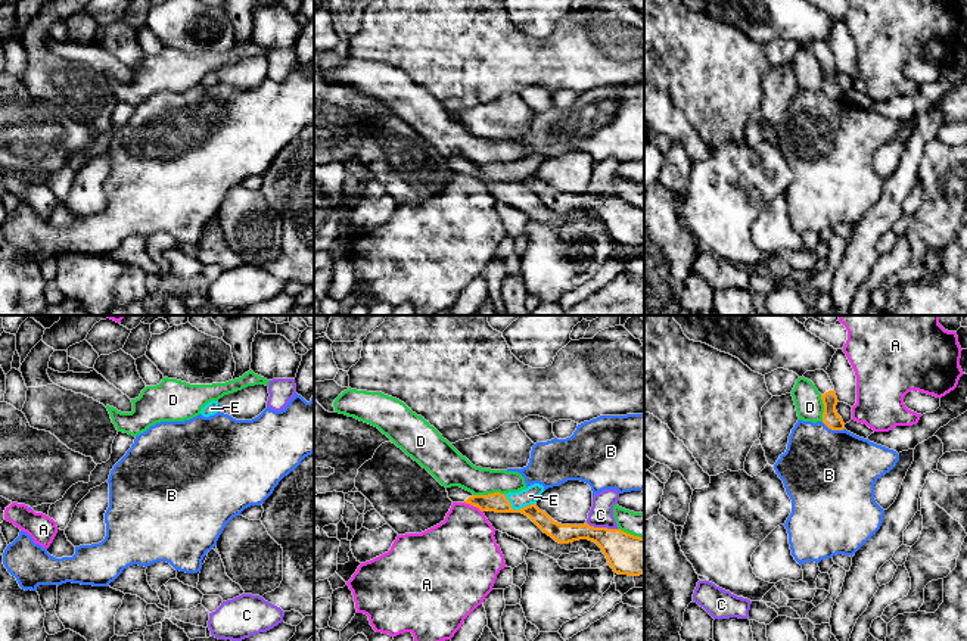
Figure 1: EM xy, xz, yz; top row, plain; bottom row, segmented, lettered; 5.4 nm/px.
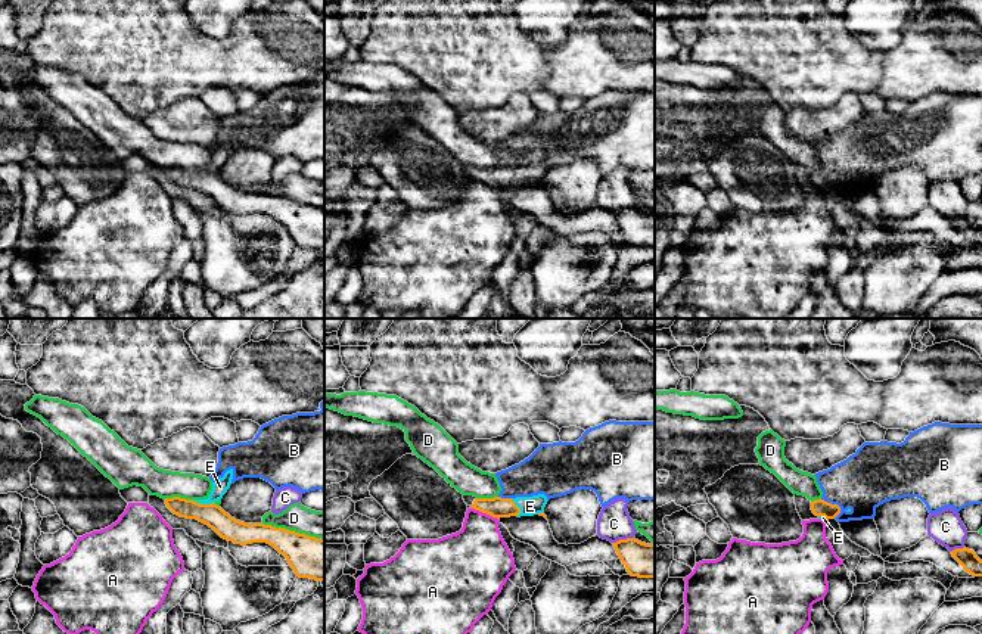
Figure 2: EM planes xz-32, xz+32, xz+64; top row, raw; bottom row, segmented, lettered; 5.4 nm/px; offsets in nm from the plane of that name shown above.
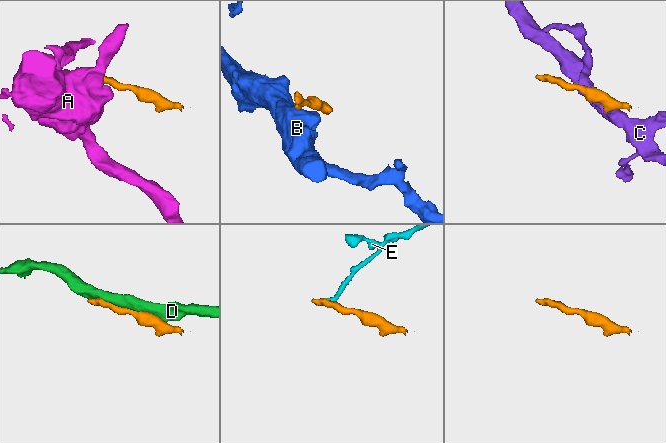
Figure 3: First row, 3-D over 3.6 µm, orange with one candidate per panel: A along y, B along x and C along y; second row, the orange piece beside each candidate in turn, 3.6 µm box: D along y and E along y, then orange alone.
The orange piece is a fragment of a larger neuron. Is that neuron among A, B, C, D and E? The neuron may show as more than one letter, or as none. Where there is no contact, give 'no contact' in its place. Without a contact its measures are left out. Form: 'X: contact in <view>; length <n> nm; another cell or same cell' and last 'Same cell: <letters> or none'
A: contact in xz; length 120 nm; another cell
B: contact in yz; length 130 nm; another cell
C: contact in xz; length 180 nm; another cell
D: contact in xz; length 170 nm; another cell
E: contact in xz; length 190 nm; same cell
Same cell: E

